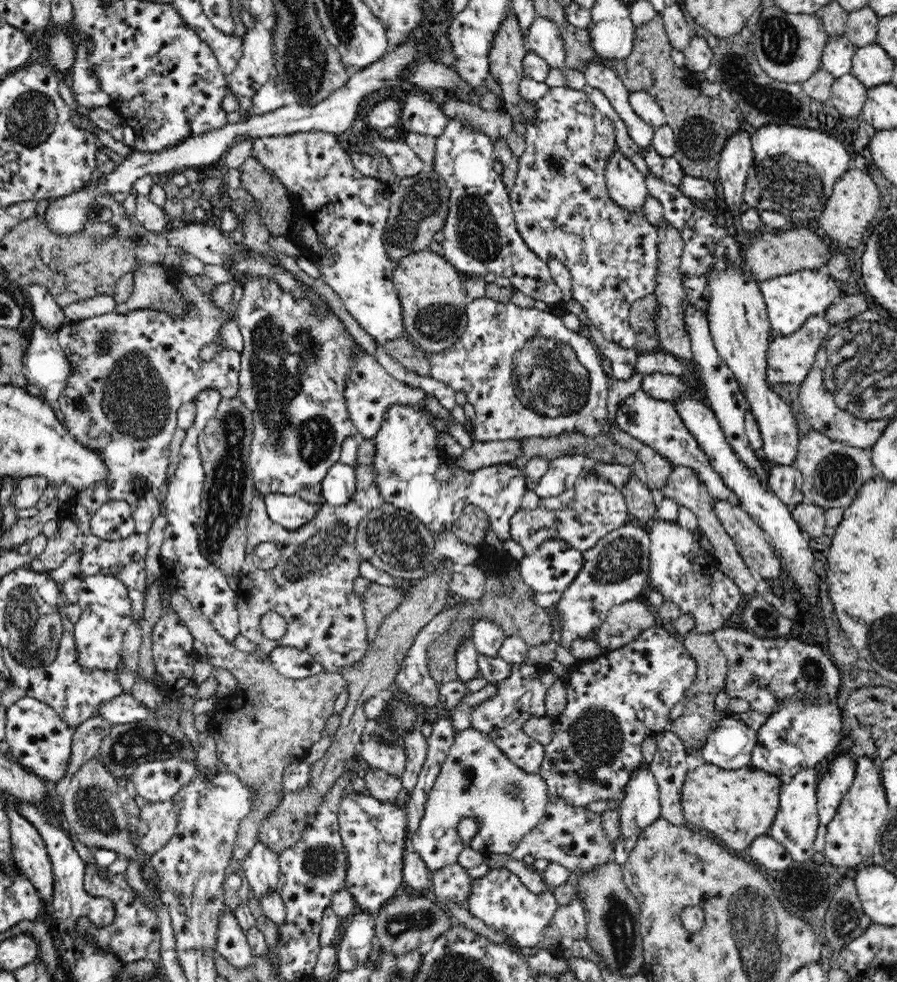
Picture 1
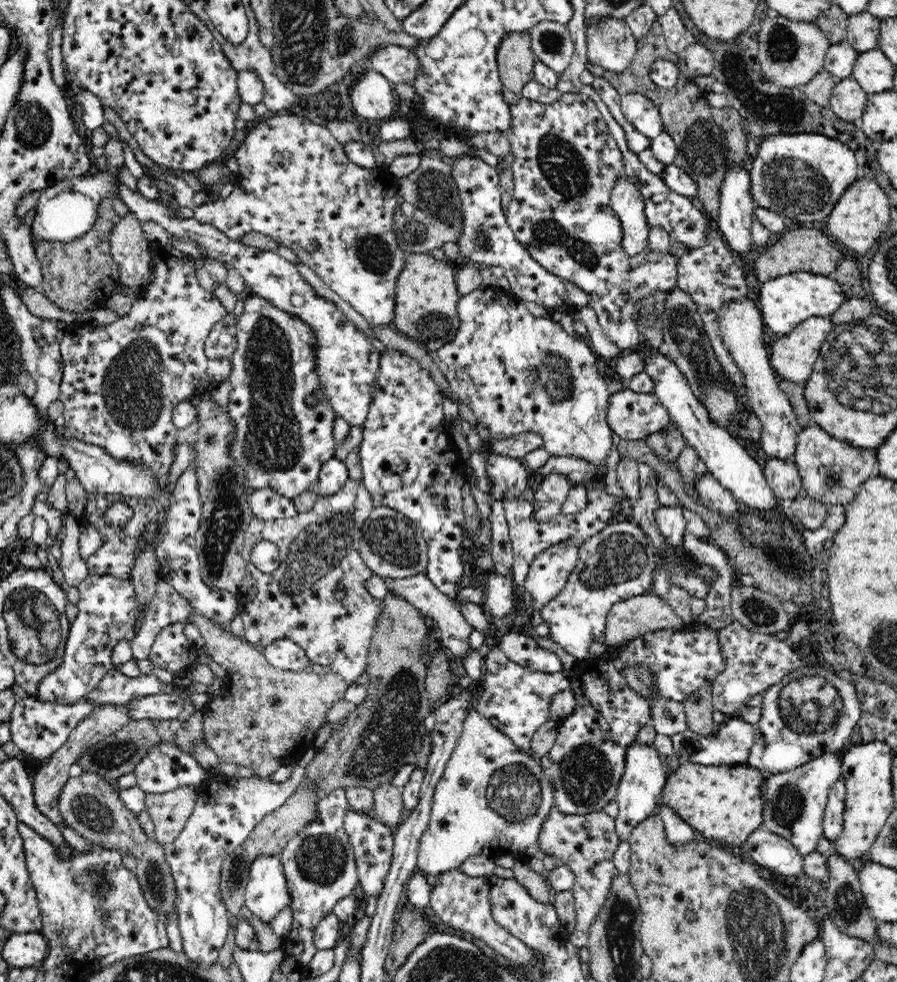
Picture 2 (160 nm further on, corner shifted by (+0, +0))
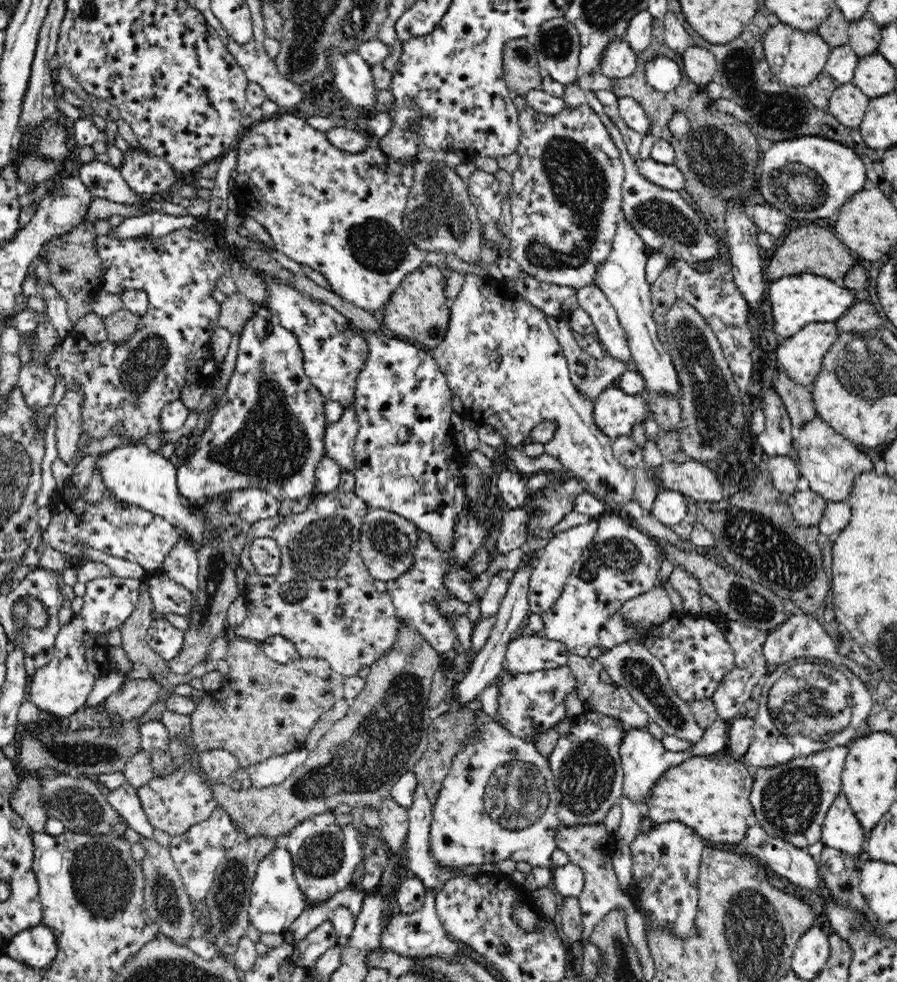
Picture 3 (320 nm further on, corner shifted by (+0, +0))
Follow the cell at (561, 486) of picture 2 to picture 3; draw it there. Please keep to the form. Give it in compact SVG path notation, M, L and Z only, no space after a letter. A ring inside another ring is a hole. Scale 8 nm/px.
M528 509L504 510L502 526L496 543L499 554L508 554L526 542L528 518L530 518Z

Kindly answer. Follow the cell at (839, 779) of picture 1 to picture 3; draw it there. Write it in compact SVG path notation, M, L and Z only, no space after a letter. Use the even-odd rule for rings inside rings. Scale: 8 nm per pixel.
M840 793L826 813L821 841L825 846L838 849L852 857L862 854L868 838L861 822L854 814L844 793Z

